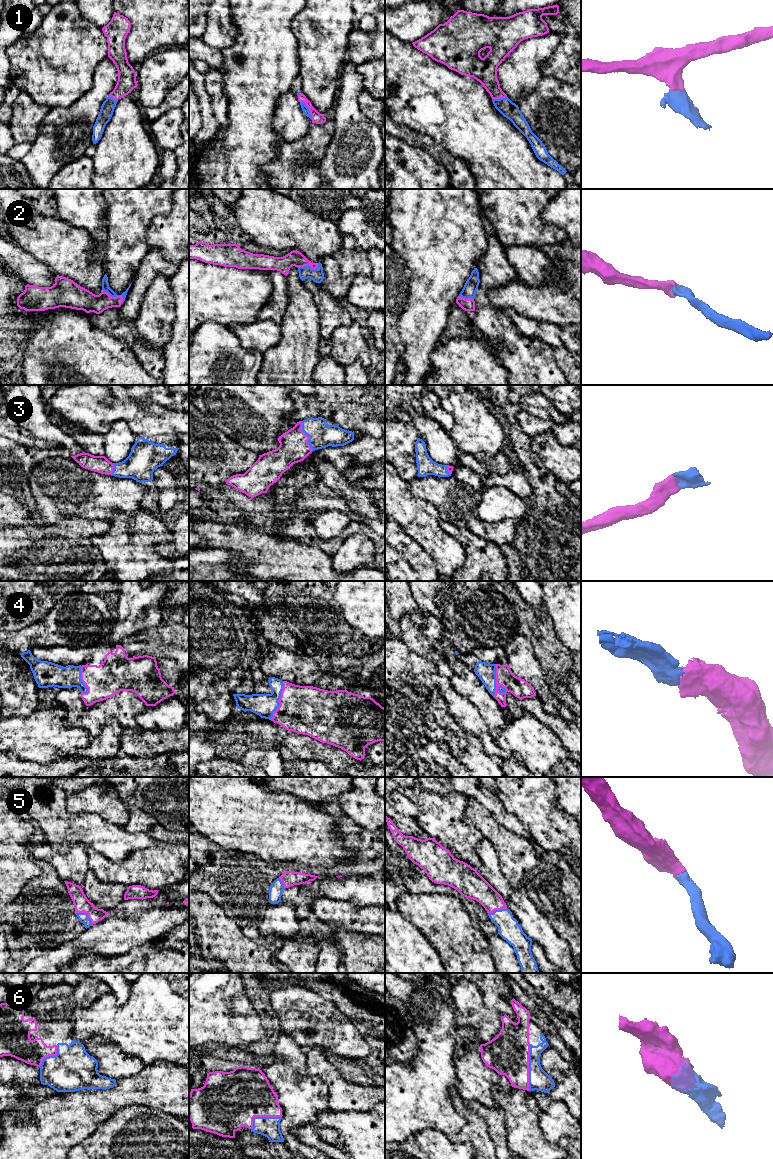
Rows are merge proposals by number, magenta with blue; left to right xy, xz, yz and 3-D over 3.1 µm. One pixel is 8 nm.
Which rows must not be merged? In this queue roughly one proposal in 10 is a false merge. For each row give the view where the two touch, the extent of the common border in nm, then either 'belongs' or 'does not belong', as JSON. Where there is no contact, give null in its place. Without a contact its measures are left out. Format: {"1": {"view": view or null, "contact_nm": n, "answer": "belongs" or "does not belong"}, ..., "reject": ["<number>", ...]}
{"1": {"view": "xz", "contact_nm": 180, "answer": "belongs"}, "2": {"view": "xy", "contact_nm": 200, "answer": "belongs"}, "3": {"view": "xz", "contact_nm": 260, "answer": "belongs"}, "4": {"view": "yz", "contact_nm": 260, "answer": "belongs"}, "5": {"view": "xy", "contact_nm": 170, "answer": "belongs"}, "6": {"view": "yz", "contact_nm": 380, "answer": "belongs"}, "reject": []}

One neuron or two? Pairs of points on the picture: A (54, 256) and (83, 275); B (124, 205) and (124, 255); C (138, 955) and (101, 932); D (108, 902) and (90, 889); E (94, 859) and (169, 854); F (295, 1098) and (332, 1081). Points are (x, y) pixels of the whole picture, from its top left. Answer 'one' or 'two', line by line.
A: one
B: one
C: two
D: one
E: one
F: two

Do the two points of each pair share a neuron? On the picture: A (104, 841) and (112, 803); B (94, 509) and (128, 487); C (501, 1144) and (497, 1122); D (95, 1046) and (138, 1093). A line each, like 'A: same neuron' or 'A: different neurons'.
A: different neurons
B: same neuron
C: same neuron
D: different neurons

